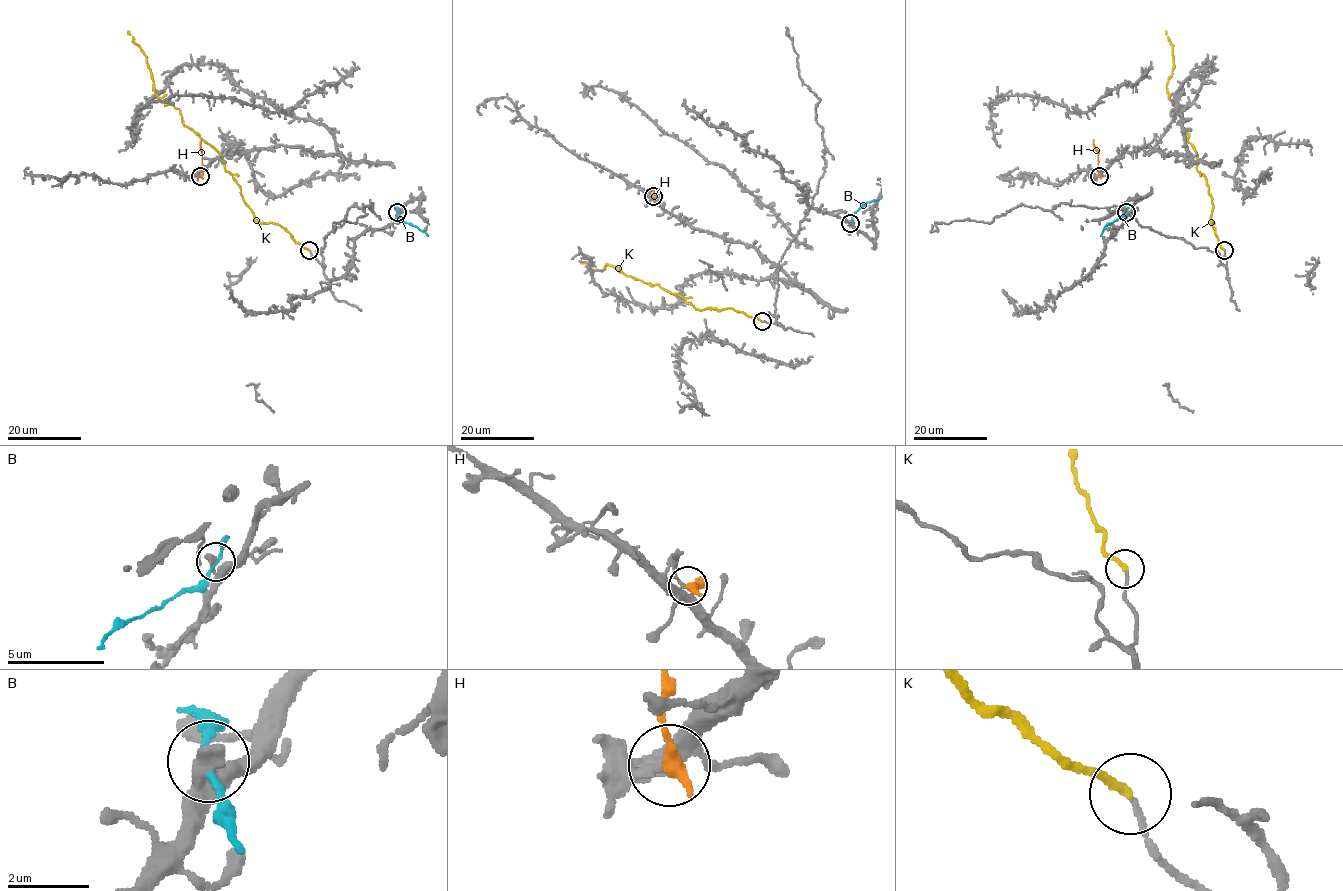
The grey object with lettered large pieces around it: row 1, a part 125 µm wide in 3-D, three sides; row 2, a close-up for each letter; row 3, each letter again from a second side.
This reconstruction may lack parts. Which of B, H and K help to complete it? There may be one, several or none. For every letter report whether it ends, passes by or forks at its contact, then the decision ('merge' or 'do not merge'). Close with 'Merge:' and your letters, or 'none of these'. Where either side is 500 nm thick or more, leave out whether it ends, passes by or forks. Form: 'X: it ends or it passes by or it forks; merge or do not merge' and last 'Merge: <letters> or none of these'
B: it passes by; do not merge
H: it ends; do not merge
K: it ends; merge
Merge: K

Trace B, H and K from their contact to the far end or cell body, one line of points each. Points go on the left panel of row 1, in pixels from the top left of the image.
B: (397, 212), (402, 221), (417, 226), (428, 236)
H: (200, 175), (203, 173), (201, 139)
K: (309, 250), (279, 225), (255, 218), (223, 157), (184, 124), (180, 110), (158, 97), (146, 56), (128, 31)

